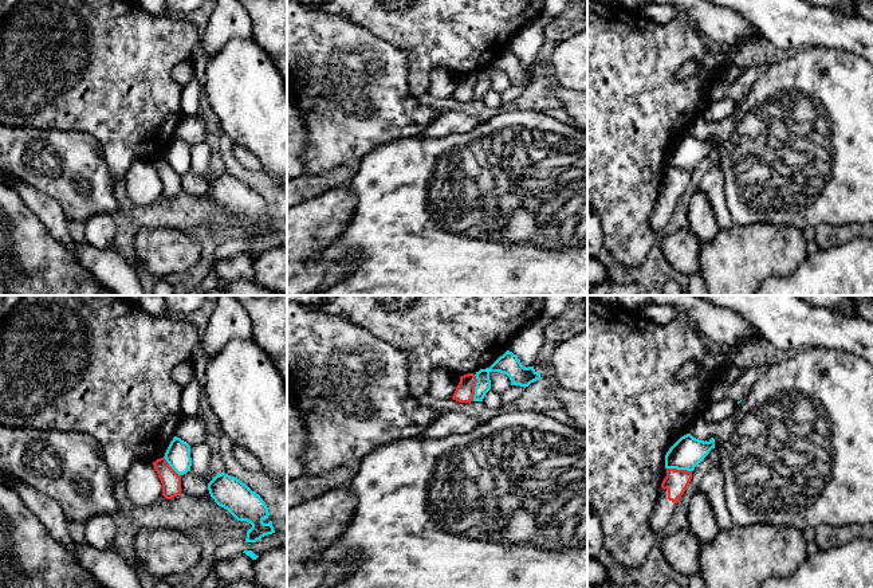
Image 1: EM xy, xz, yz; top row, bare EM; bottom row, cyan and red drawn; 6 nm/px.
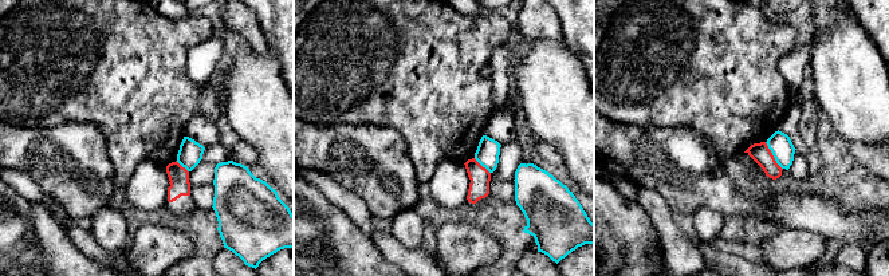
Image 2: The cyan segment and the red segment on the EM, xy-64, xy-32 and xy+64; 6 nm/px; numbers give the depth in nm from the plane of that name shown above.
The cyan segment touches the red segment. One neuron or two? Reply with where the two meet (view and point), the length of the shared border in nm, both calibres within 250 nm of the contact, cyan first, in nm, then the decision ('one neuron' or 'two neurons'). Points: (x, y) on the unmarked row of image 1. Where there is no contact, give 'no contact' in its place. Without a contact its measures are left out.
xz (475, 87) | 160 nm | 130/120 nm | two neurons

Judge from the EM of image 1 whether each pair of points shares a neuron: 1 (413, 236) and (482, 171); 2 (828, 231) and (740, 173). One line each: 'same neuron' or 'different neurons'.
1: same neuron
2: different neurons

